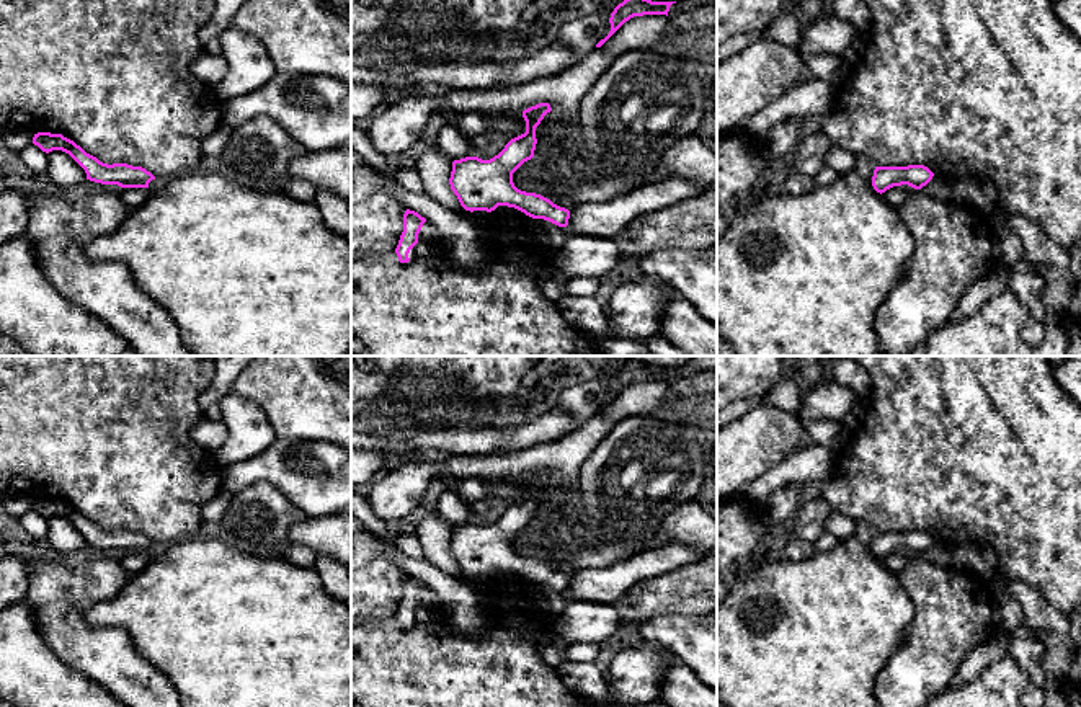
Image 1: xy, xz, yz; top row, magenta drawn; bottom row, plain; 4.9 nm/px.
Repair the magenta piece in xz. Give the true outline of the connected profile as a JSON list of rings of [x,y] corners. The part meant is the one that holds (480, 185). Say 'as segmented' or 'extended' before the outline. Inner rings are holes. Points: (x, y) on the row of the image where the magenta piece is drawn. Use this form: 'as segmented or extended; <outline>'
as segmented; [[[549,103],[524,109],[526,132],[511,139],[493,158],[465,157],[452,162],[449,185],[465,211],[492,212],[498,206],[508,206],[532,219],[544,219],[558,227],[568,225],[568,209],[540,194],[521,191],[513,183],[513,173],[534,157],[536,127],[550,111]]]

